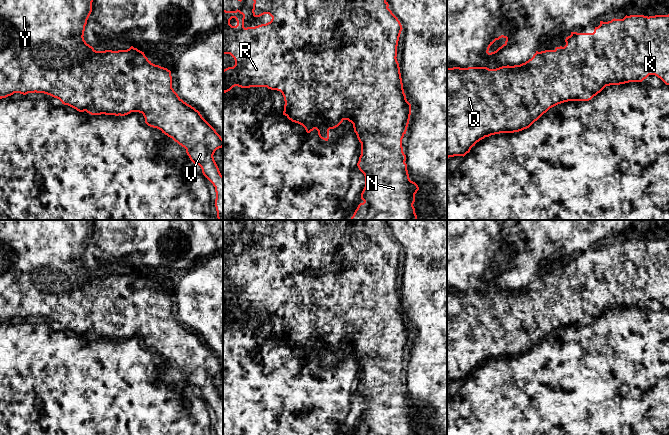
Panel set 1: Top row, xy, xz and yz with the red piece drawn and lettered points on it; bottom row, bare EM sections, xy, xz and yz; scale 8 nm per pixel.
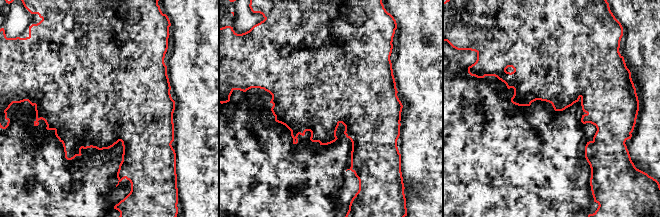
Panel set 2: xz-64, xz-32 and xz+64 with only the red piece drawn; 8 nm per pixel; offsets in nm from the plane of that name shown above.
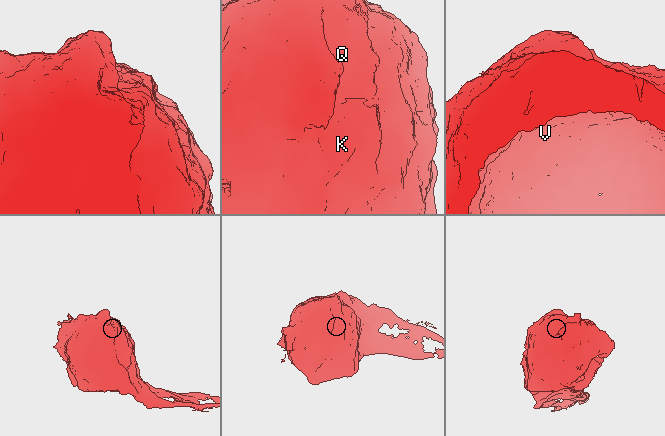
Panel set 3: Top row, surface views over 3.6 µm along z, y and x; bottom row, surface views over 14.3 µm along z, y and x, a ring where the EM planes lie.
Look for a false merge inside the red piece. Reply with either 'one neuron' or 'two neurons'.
two neurons

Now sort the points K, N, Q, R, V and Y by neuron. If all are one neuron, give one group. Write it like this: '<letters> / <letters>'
K R / N Q V Y

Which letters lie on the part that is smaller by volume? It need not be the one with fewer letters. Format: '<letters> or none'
K, R

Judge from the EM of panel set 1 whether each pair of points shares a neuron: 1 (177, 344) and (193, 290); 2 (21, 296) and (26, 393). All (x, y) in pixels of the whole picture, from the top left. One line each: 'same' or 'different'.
1: different
2: same

